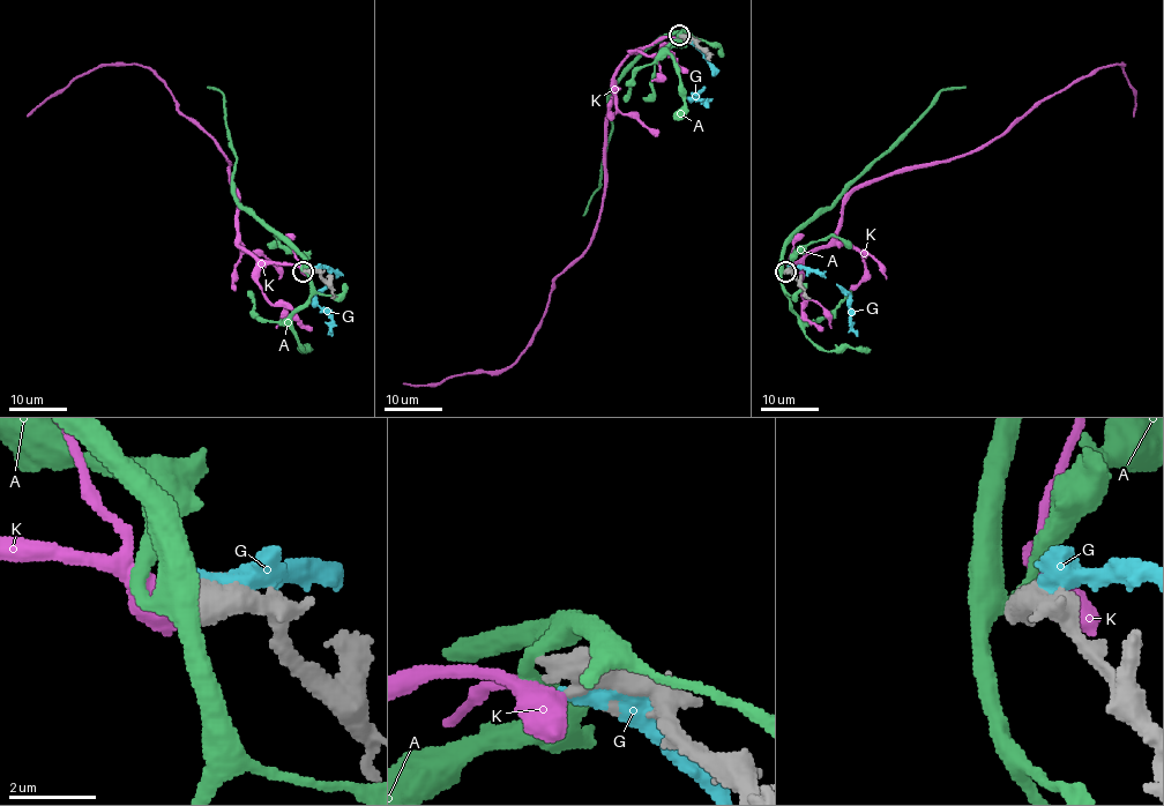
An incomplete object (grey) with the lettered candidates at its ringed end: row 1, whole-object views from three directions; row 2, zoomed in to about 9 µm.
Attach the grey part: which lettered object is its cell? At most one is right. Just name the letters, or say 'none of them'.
none of them

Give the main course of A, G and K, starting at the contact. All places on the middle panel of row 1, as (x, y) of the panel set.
A: (681, 34), (664, 35), (612, 88), (609, 102), (611, 135), (601, 166), (601, 187), (592, 195), (583, 216)
G: (689, 39), (711, 73), (692, 99), (706, 99), (709, 107)
K: (683, 39), (636, 49), (614, 77), (597, 229), (554, 280), (531, 344), (500, 371), (403, 383)

